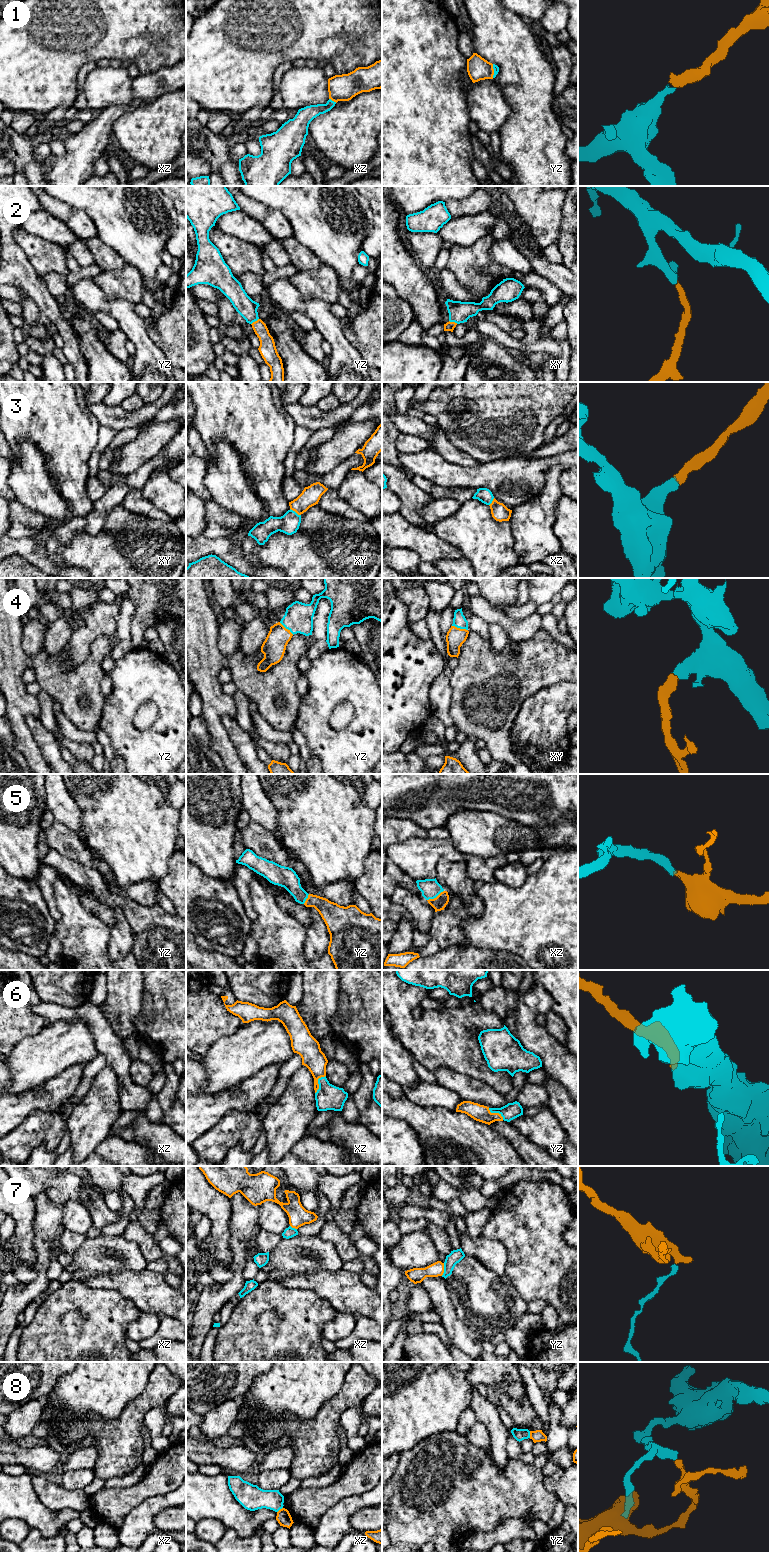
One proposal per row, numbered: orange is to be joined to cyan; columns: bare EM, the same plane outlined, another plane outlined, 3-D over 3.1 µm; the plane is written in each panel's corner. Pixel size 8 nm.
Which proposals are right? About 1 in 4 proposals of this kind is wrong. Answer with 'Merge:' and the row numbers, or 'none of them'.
Merge: 1, 2, 3, 4, 5, 6

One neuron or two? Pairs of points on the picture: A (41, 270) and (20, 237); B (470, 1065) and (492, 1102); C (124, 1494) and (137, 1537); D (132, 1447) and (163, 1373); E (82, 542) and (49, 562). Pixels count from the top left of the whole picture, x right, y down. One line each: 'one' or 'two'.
A: one
B: two
C: two
D: one
E: two

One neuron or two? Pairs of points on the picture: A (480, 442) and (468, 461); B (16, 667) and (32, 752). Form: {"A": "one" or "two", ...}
{"A": "two", "B": "one"}

